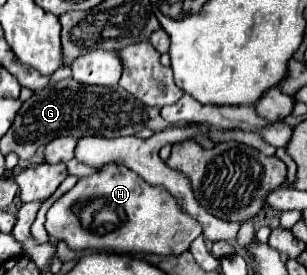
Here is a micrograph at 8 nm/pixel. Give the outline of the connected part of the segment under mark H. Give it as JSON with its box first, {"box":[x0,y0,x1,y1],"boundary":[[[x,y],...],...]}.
{"box":[45,163,201,255],"boundary":[[[107,163],[97,173],[81,177],[71,191],[49,207],[45,229],[75,251],[109,249],[155,255],[179,255],[201,235],[199,223],[179,211],[163,187],[151,187],[121,163]]]}

